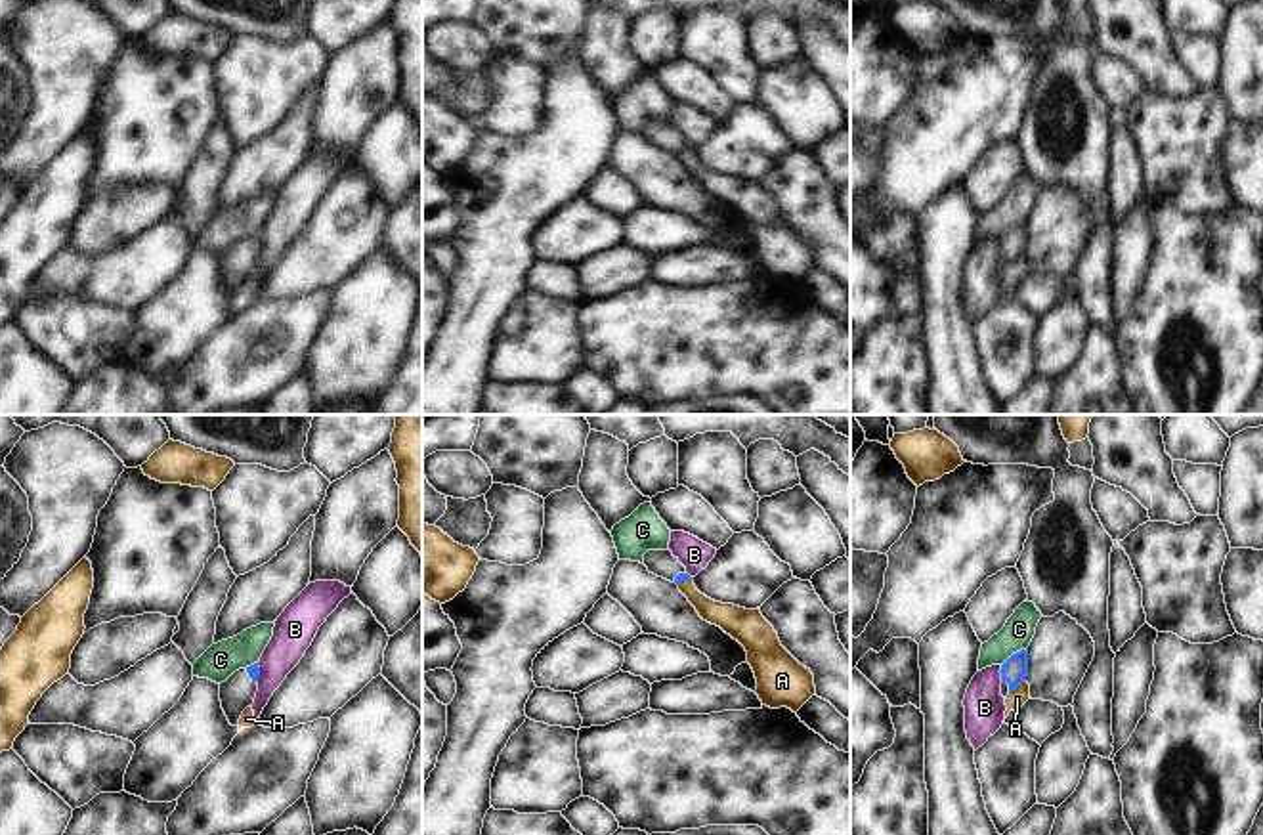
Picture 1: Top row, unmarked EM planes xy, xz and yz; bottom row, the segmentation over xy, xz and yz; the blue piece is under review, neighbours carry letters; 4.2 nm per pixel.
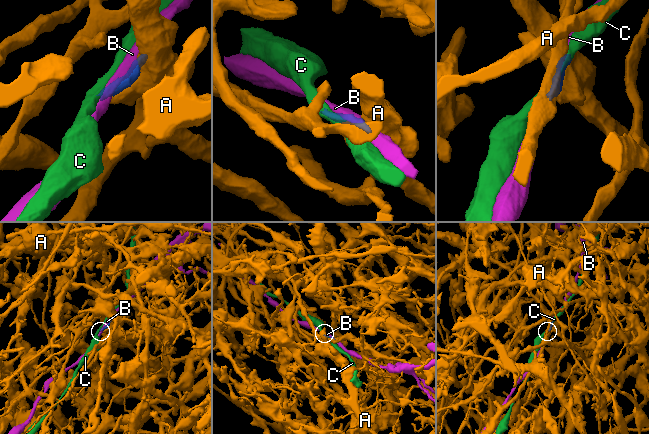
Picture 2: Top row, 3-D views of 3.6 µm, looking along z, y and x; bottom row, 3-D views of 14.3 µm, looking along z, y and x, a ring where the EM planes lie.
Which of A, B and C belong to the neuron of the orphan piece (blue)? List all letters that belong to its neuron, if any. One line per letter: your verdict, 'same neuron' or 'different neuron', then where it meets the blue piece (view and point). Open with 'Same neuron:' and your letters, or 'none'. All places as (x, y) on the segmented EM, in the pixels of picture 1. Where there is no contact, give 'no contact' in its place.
Same neuron: none
A: different neuron | yz (1015, 688)
B: different neuron | yz (1000, 671)
C: different neuron | yz (1013, 654)

